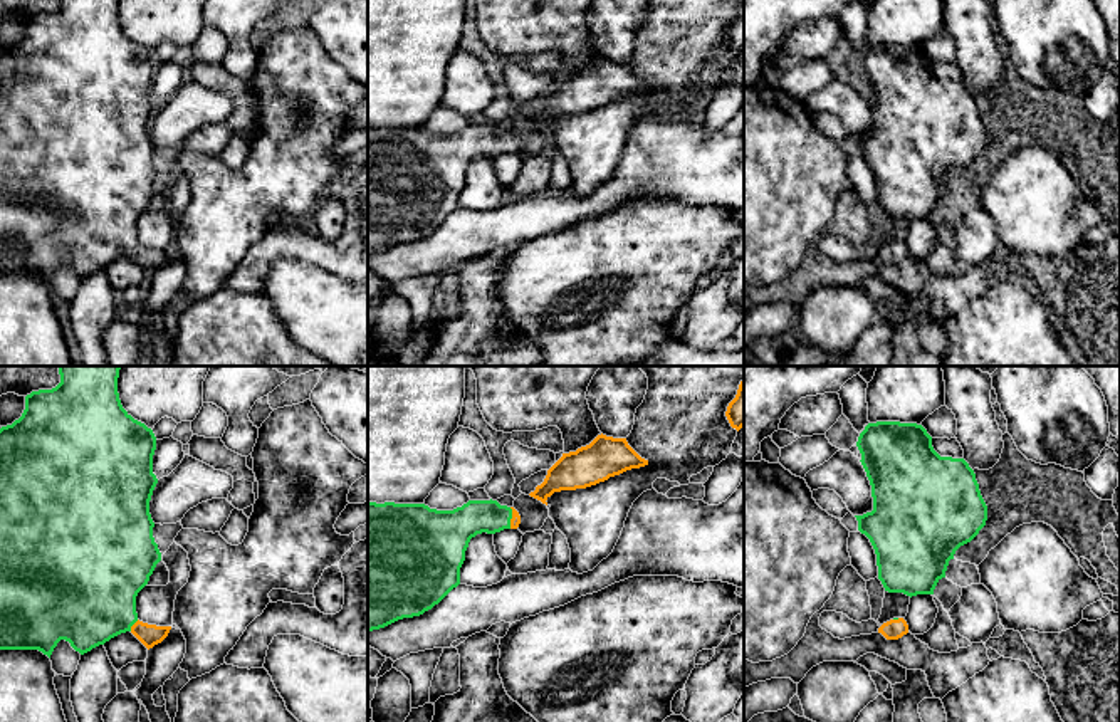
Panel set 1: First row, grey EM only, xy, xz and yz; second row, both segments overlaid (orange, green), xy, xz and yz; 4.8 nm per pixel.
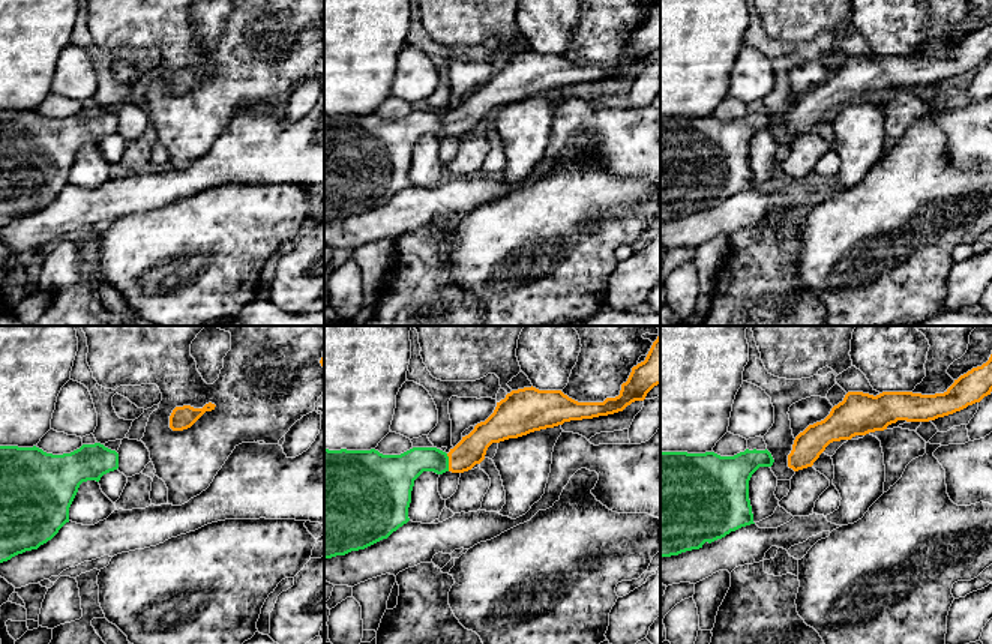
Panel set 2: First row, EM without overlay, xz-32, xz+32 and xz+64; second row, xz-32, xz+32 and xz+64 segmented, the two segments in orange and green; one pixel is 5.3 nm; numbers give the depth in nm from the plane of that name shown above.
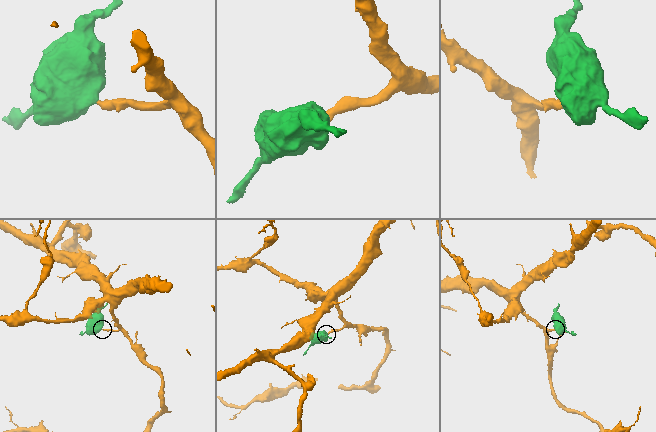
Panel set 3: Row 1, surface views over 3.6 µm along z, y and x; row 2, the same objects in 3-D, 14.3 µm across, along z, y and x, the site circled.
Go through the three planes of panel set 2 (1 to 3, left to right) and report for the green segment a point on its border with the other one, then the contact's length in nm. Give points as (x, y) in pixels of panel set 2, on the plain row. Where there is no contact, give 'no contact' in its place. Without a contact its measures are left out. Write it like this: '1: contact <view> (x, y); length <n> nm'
1: no contact
2: contact xz+32 (449, 126); length 100 nm
3: no contact

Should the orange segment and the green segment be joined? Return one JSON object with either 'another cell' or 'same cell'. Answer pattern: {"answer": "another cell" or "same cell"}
{"answer": "same cell"}

